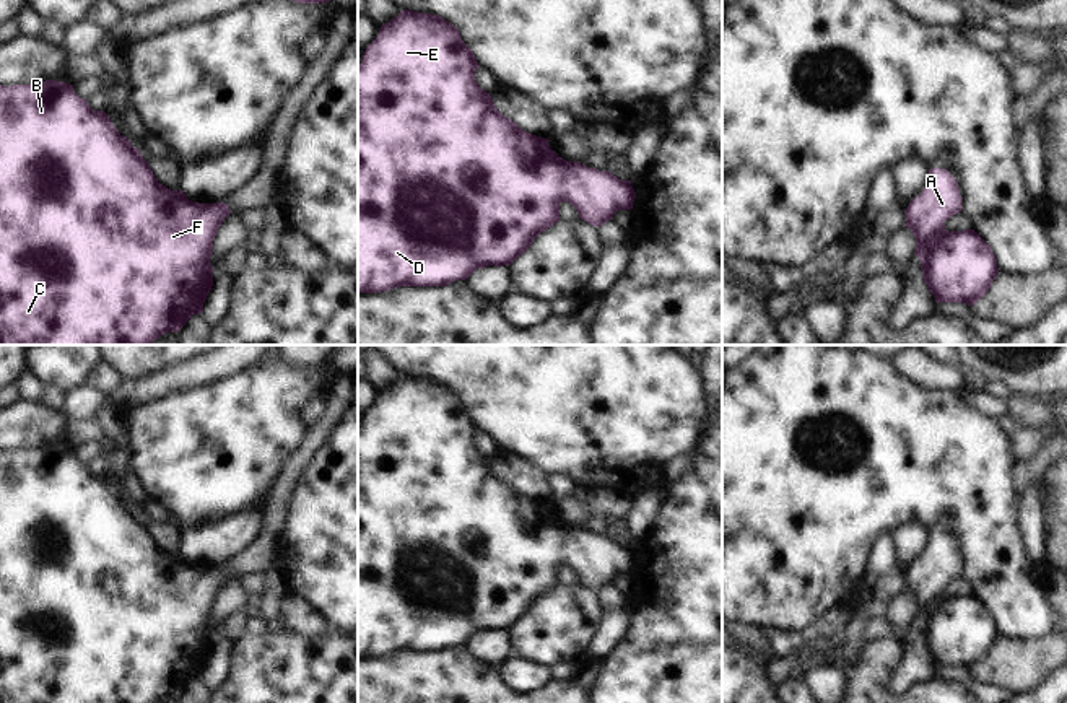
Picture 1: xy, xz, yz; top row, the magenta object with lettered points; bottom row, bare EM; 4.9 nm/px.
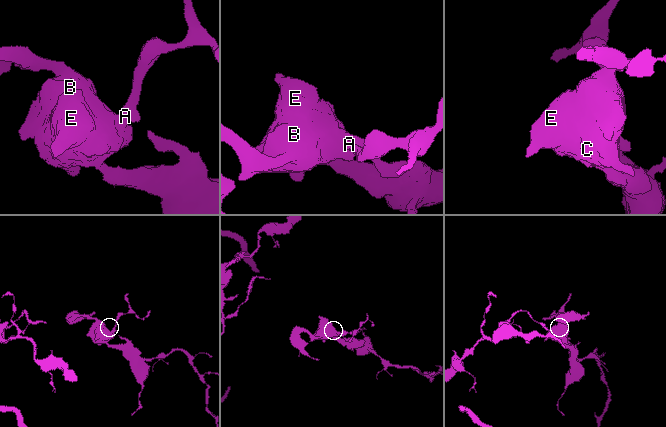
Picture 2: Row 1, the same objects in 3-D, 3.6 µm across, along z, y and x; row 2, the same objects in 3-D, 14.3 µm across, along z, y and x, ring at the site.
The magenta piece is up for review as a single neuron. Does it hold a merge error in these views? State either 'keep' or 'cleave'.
keep

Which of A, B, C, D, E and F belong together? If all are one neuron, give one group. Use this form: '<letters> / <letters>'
A B C D E F

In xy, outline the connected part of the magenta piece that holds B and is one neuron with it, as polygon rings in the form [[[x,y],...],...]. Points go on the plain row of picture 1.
[[[55,444],[36,449],[0,449],[0,703],[159,703],[168,696],[179,696],[194,679],[203,677],[203,667],[213,651],[213,631],[210,630],[213,604],[229,578],[228,568],[192,566],[181,553],[171,555],[163,550],[155,542],[142,516],[133,513],[130,504],[119,498],[104,475],[93,475],[88,465],[75,457],[73,449]]]

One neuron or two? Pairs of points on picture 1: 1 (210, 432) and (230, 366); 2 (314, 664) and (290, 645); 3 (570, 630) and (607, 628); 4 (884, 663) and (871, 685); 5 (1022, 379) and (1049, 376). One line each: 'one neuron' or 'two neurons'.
1: two neurons
2: one neuron
3: two neurons
4: one neuron
5: one neuron

